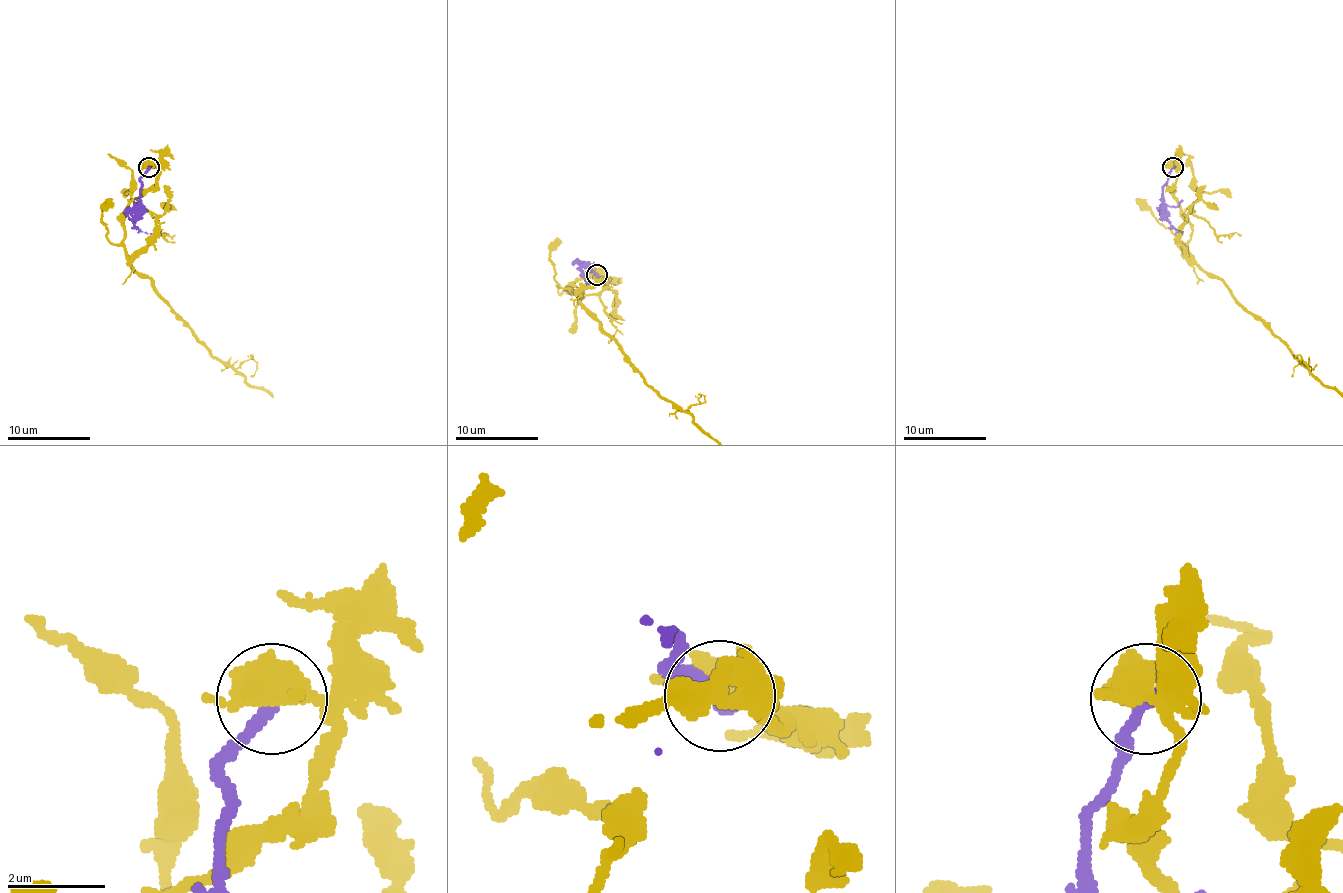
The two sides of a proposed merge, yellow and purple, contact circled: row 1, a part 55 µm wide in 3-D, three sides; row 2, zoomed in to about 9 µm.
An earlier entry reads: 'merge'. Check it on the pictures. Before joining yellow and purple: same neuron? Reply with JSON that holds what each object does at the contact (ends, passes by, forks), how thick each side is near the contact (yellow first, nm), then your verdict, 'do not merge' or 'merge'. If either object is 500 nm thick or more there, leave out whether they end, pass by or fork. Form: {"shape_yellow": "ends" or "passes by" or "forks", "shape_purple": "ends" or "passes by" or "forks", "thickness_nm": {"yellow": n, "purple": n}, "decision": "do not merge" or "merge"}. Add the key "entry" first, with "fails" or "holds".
{"entry": "fails", "thickness_nm": {"yellow": 650, "purple": 280}, "decision": "do not merge"}

